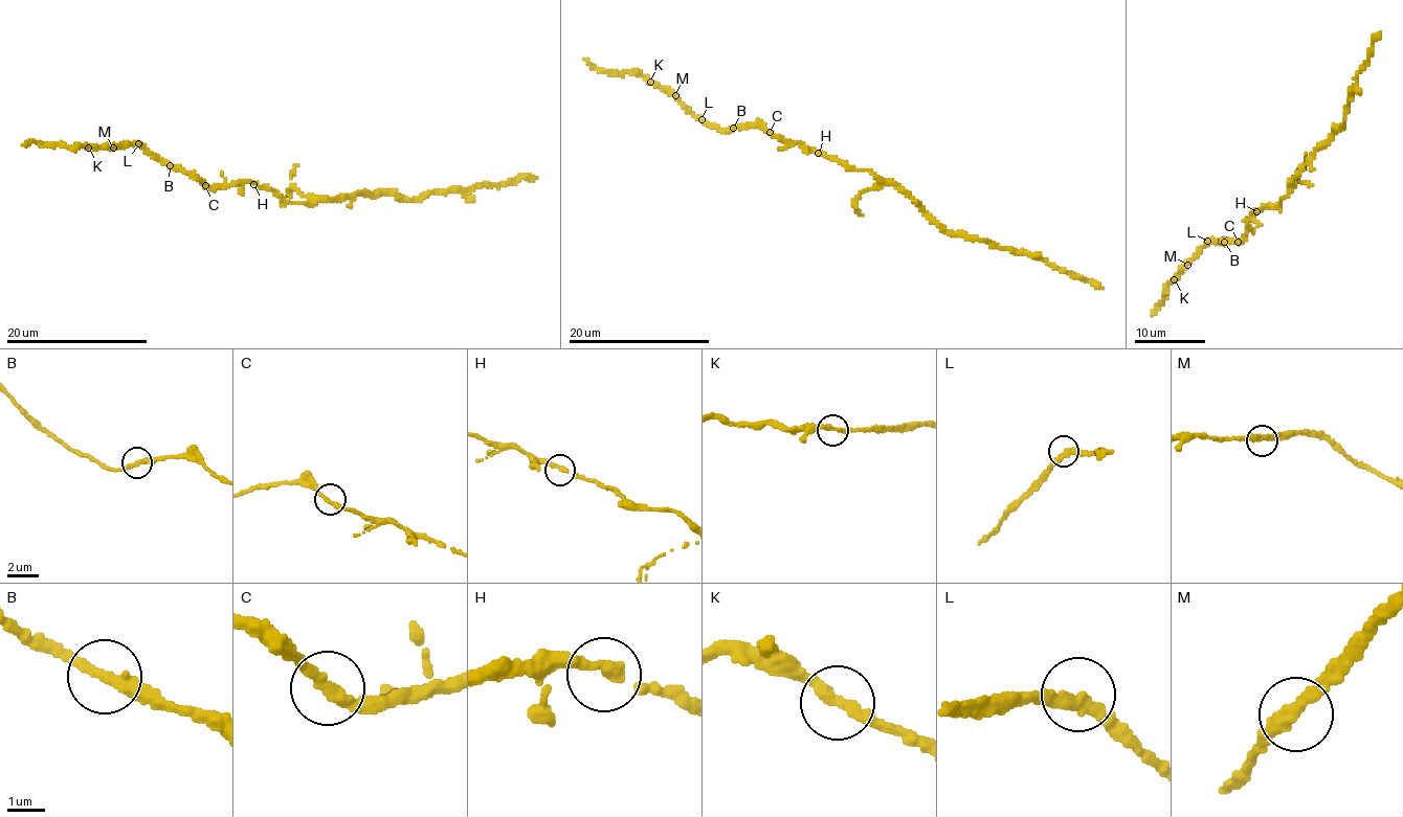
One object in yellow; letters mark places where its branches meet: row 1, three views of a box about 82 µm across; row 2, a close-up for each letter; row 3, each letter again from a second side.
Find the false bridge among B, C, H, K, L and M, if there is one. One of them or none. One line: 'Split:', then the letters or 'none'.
Split: none

